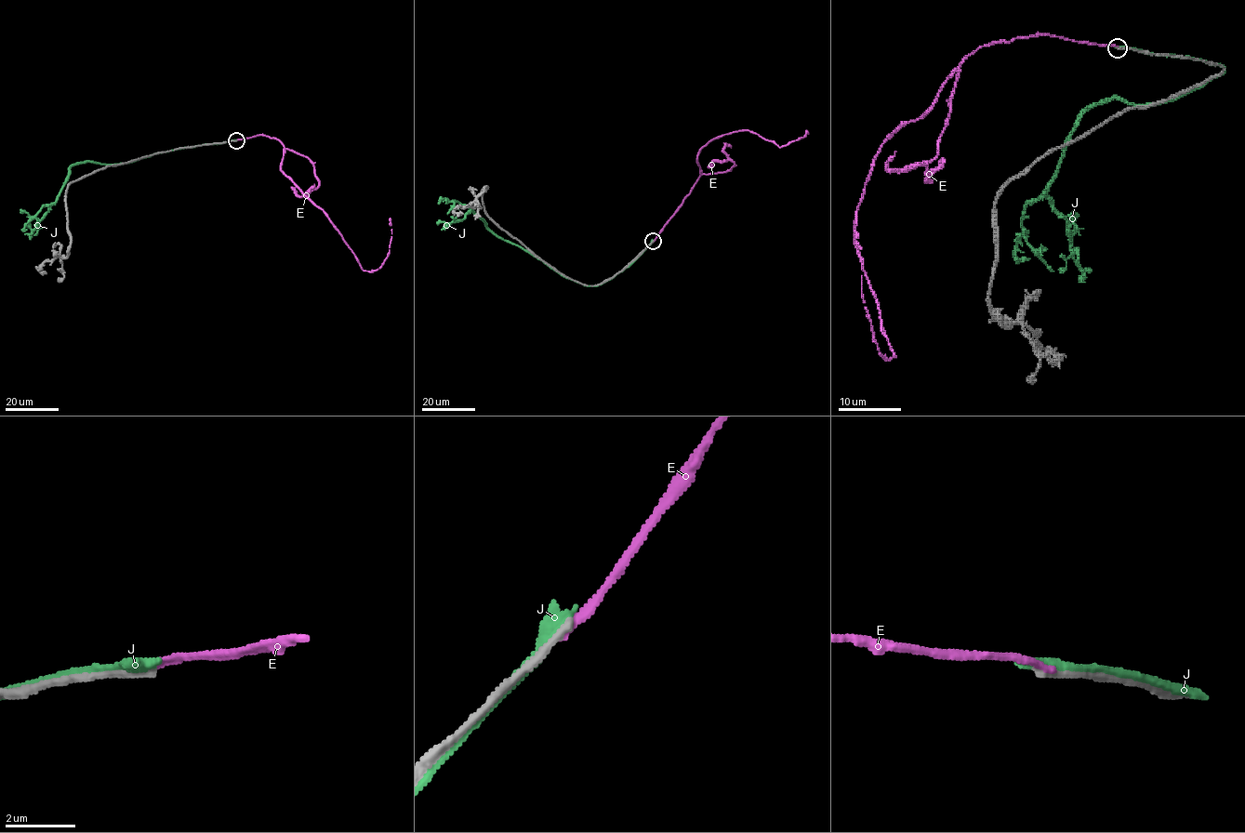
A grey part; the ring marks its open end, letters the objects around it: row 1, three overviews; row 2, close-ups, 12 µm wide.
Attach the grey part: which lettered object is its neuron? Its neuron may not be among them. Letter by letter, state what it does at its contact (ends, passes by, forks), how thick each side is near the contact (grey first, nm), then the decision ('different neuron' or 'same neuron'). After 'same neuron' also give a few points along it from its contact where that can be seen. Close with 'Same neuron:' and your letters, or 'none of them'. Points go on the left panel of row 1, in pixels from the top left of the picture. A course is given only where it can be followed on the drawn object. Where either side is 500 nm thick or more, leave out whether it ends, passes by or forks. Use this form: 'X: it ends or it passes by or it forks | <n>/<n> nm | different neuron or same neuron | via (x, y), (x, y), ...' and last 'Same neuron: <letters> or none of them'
E: it ends | 280/190 nm | different neuron
J: it passes by | 220/200 nm | different neuron
Same neuron: none of them

